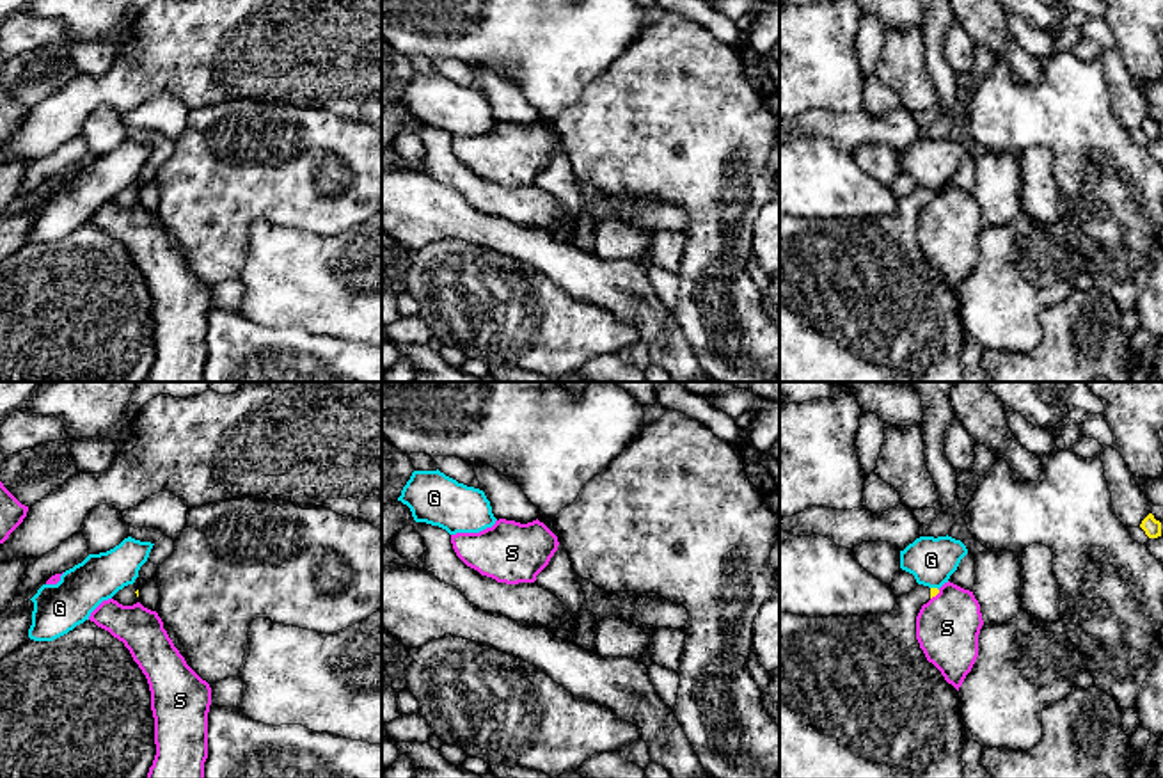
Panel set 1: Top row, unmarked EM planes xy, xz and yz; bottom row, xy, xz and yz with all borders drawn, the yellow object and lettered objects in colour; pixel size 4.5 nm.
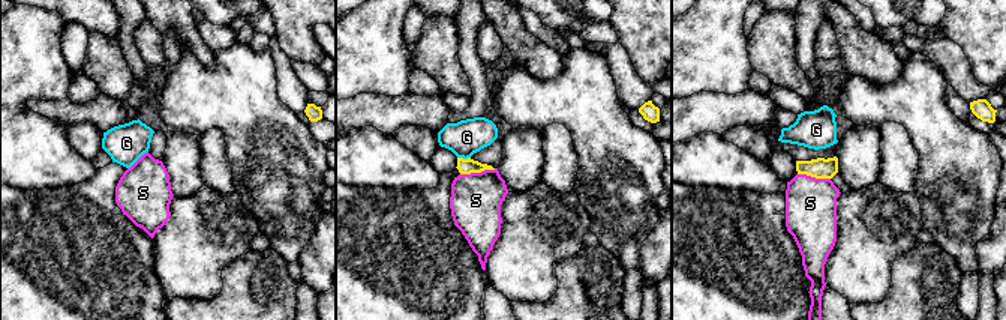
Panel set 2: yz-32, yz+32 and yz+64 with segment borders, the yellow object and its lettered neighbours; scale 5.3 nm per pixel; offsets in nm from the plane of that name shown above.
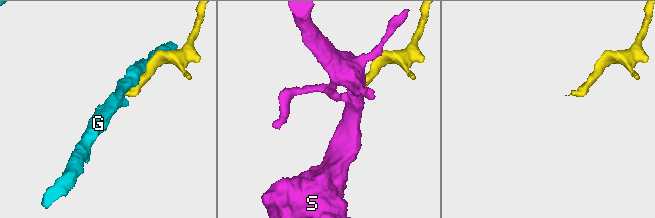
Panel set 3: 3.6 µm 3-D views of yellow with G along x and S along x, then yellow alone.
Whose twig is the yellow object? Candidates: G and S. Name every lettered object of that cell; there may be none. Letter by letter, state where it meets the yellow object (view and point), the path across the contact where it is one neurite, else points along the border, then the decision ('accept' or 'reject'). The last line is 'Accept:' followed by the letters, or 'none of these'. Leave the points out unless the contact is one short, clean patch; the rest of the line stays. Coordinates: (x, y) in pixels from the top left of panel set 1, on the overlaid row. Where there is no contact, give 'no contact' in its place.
G: meets yellow in yz at (934, 588); reject
S: meets yellow in yz at (934, 595); border along yz (940, 590), (931, 599); reject
Accept: none of these

